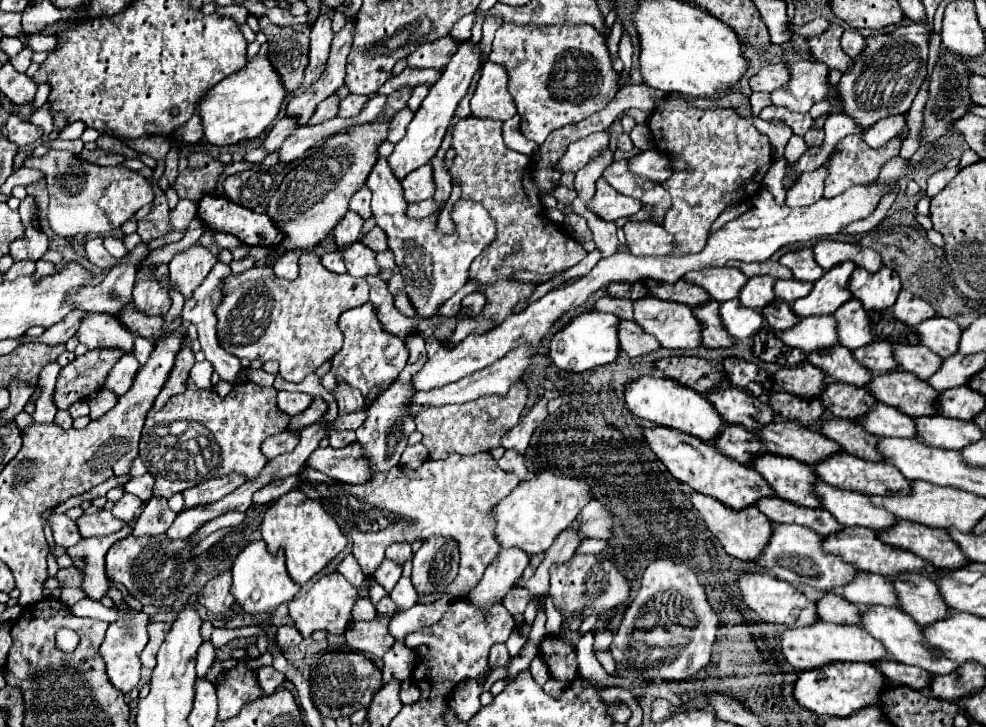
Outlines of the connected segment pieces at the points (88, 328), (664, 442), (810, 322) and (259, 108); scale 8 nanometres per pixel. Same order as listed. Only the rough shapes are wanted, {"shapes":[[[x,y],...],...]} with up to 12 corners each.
{"shapes":[[[87,313],[75,337],[89,349],[133,349],[133,335],[109,313]],[[667,427],[645,441],[677,481],[741,511],[775,491],[713,443]],[[833,315],[803,317],[783,343],[805,353],[839,345]],[[267,45],[199,99],[205,141],[257,139],[285,91]]]}

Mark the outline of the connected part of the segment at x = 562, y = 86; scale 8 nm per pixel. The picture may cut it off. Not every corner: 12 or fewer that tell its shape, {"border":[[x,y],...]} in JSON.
{"border":[[503,23],[519,131],[547,135],[607,107],[617,73],[587,23]]}

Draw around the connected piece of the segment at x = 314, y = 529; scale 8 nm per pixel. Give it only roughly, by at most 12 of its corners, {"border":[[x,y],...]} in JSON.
{"border":[[299,489],[267,509],[261,535],[305,585],[347,545]]}

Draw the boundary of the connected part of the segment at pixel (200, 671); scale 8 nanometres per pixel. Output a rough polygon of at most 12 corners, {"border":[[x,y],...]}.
{"border":[[211,641],[199,647],[197,677],[205,677],[213,661]]}

